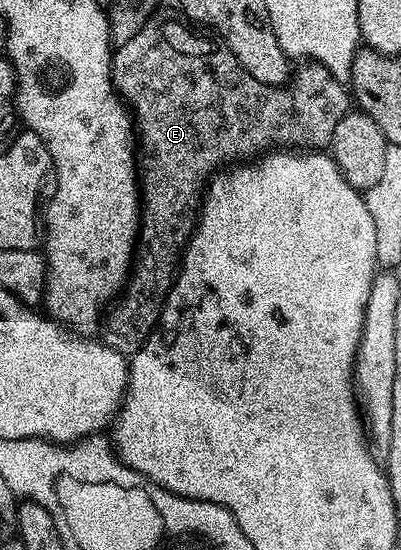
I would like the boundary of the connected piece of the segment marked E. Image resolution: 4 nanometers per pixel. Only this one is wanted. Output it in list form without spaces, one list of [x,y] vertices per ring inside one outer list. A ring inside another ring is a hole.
[[[172,17],[165,21],[147,20],[132,38],[117,44],[112,55],[112,88],[130,110],[138,138],[138,188],[142,202],[136,252],[128,280],[118,297],[120,305],[113,304],[106,313],[107,340],[113,349],[121,351],[139,349],[160,322],[164,301],[198,224],[202,194],[213,174],[229,163],[263,155],[273,146],[323,150],[331,146],[334,127],[350,112],[350,93],[345,82],[334,79],[326,67],[304,63],[287,85],[258,83],[223,41],[193,27],[187,20],[179,20]]]

